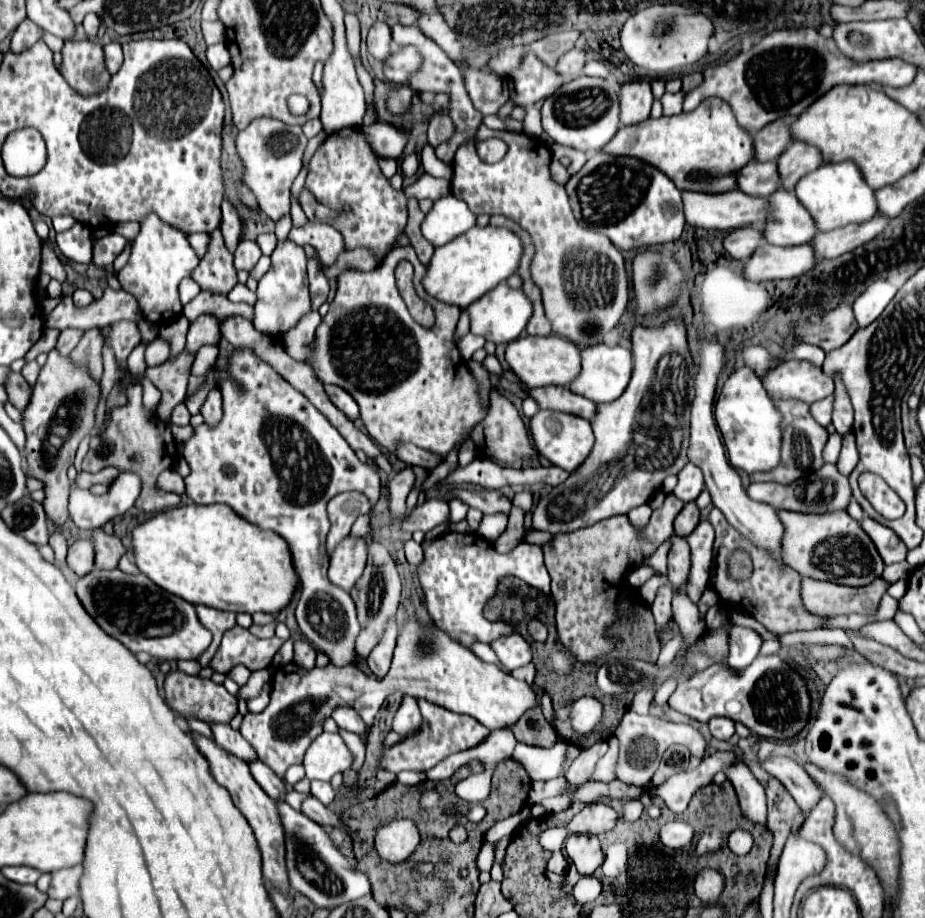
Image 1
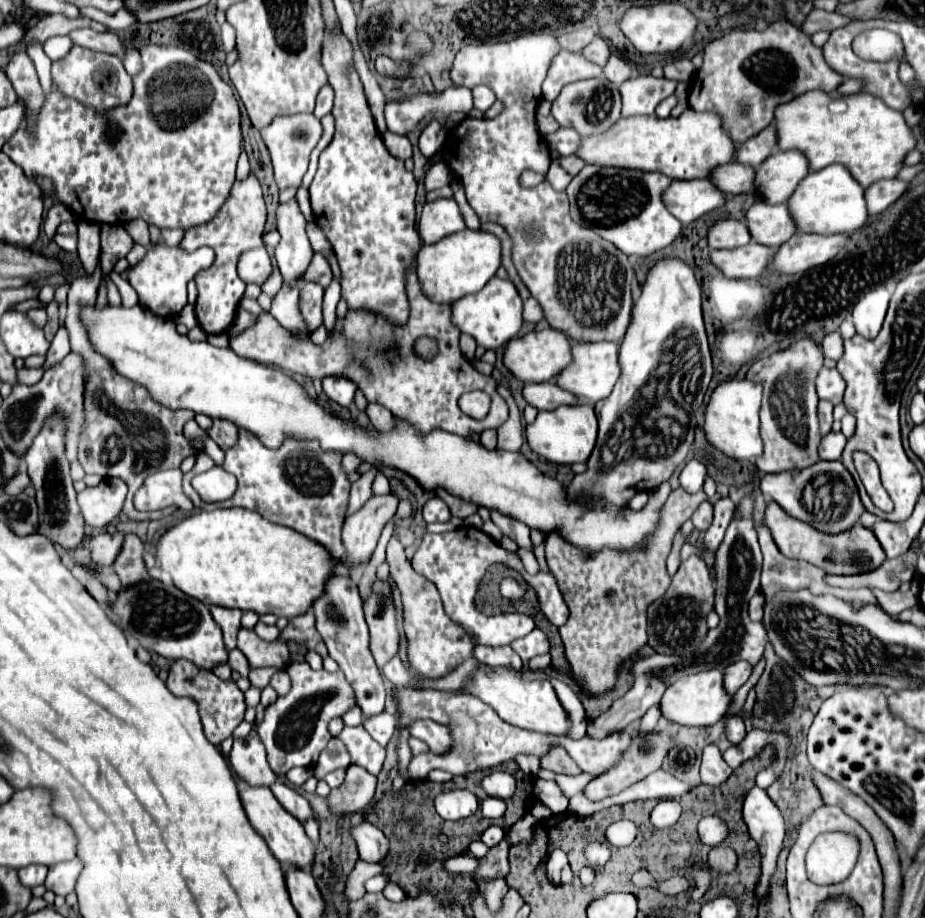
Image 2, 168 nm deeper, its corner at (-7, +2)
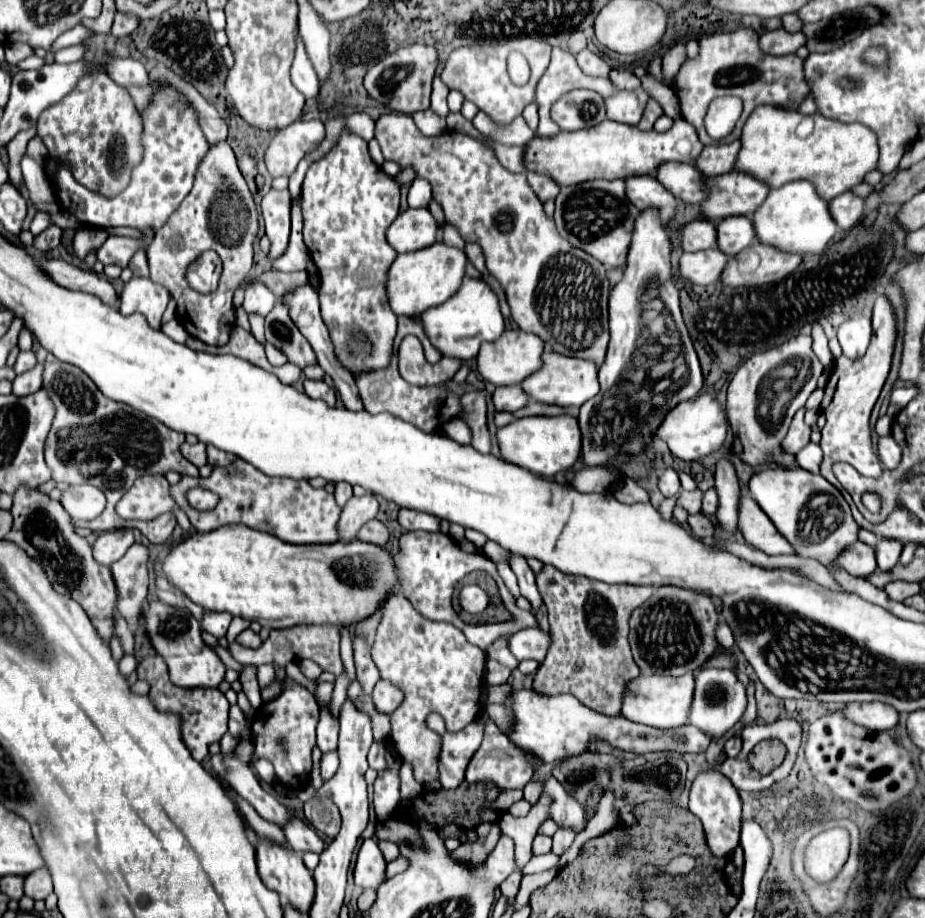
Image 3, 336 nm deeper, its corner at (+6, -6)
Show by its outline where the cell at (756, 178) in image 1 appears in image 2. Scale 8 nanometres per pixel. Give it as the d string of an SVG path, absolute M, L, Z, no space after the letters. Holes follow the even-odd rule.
M730 161L730 165L722 165L722 169L714 169L714 177L708 177L722 189L726 195L738 195L754 189L754 175L756 171L748 165L738 165Z

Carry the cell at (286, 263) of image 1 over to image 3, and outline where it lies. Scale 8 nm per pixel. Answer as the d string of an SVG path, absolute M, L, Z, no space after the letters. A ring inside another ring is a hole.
M271 189L261 201L261 215L265 221L265 235L271 241L271 249L267 253L269 261L281 257L289 245L289 229L291 229L291 197L289 191Z

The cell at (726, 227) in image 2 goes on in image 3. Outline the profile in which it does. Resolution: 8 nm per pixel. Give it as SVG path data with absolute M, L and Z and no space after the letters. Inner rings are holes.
M697 219L683 229L681 245L685 251L703 251L717 247L717 229L709 219Z

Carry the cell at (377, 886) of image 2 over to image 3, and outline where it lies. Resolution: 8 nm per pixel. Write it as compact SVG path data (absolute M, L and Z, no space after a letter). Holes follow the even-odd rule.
M397 857L395 861L391 861L391 863L387 865L387 879L403 873L407 867L409 867L409 861L407 861L405 857Z

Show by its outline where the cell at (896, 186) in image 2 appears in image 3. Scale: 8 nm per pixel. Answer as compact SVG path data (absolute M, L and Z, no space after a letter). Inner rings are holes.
M843 193L841 197L835 197L833 201L829 201L833 219L837 221L837 225L843 231L849 231L851 227L855 227L861 221L863 209L865 209L865 199L855 195L855 193Z

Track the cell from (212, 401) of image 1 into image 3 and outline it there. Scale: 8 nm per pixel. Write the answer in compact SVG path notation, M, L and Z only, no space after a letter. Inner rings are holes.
M207 445L207 463L209 463L209 465L213 465L213 467L217 467L217 465L227 465L227 463L233 461L233 459L235 459L235 455L225 453L225 451L221 451L221 449L213 447L213 445Z

